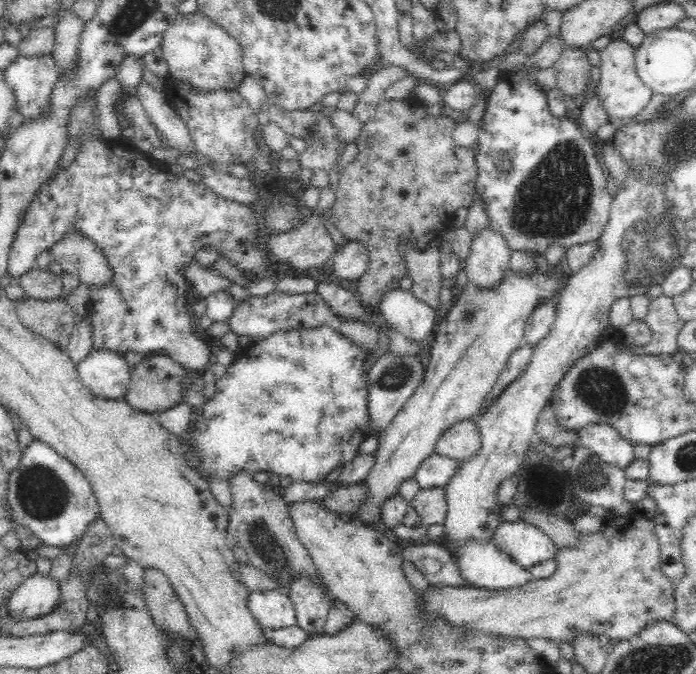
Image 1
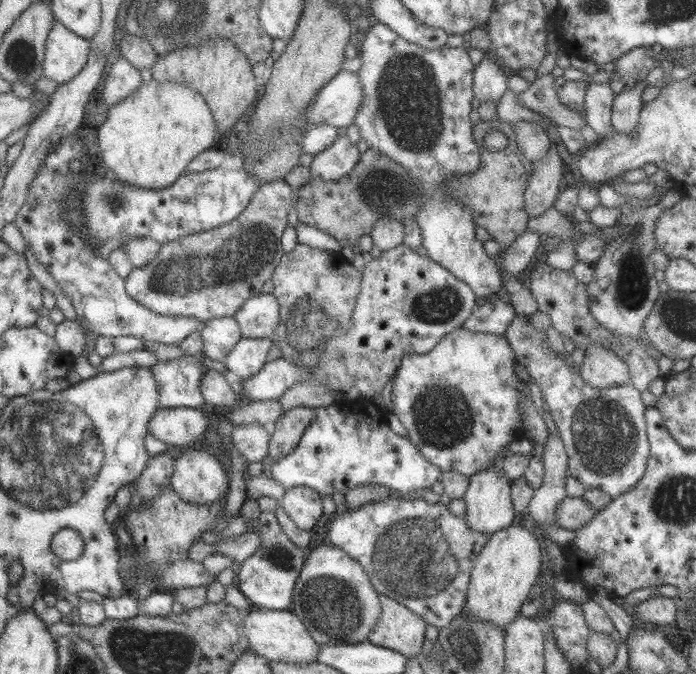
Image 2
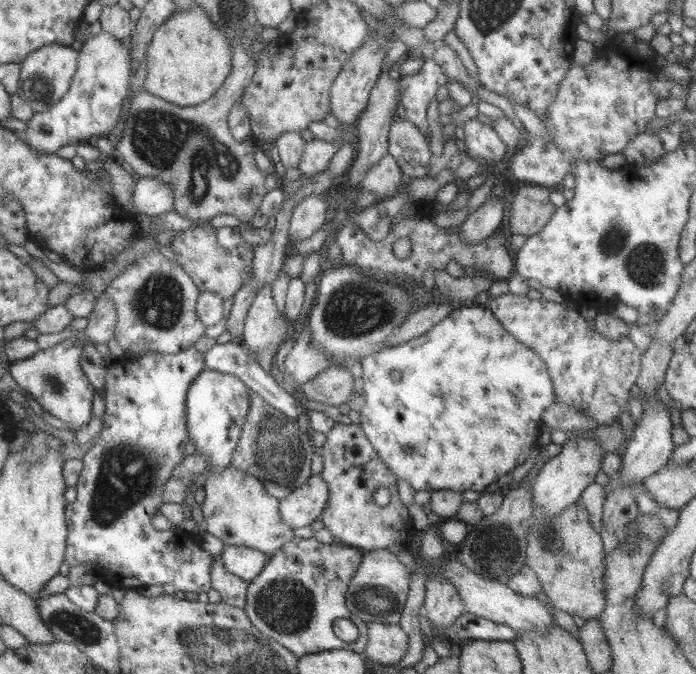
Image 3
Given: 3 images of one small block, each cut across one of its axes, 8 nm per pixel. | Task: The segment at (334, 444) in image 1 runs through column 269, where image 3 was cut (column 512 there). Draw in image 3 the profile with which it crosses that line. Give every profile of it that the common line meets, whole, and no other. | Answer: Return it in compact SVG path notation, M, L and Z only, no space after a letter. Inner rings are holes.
M487 306L458 307L446 318L443 318L436 326L430 328L422 337L410 339L404 345L395 348L382 349L370 356L361 358L364 374L362 374L362 386L359 391L358 412L361 415L361 427L366 433L366 438L372 443L374 450L379 454L387 468L401 480L406 480L415 491L454 490L463 493L466 490L484 492L492 483L501 476L512 473L517 466L524 463L530 456L532 449L539 446L540 432L543 427L542 420L546 413L555 407L556 397L554 386L549 376L546 364L532 350L523 346L518 339L514 339L508 330L500 324L500 321ZM392 371L400 371L402 378L391 378Z

